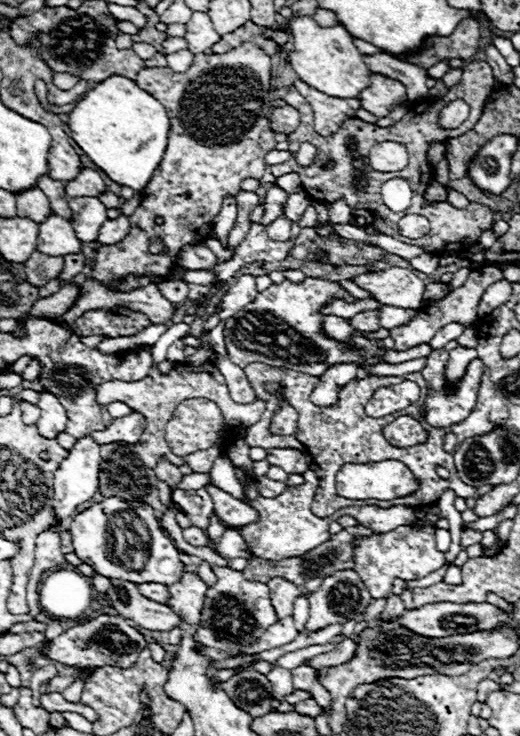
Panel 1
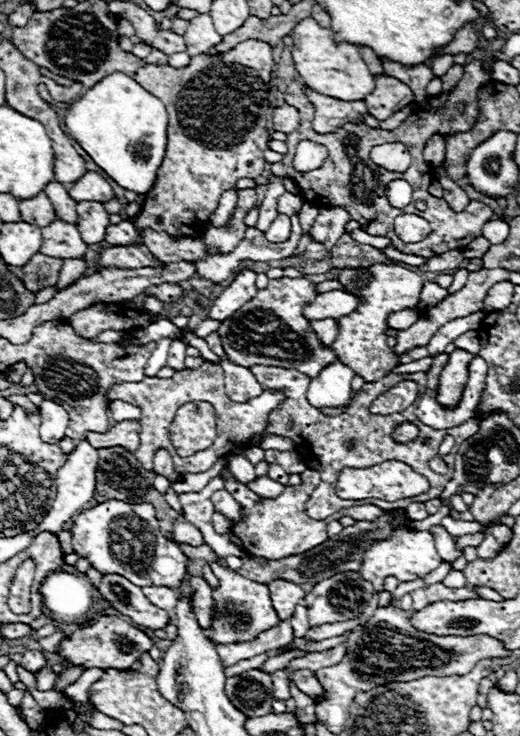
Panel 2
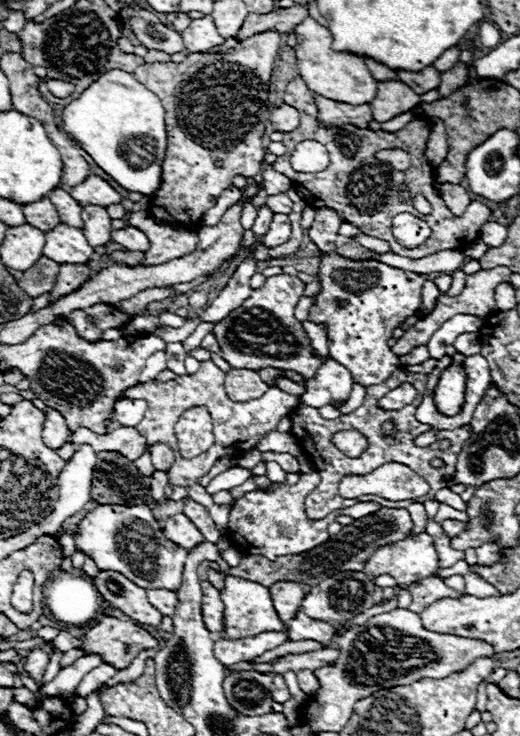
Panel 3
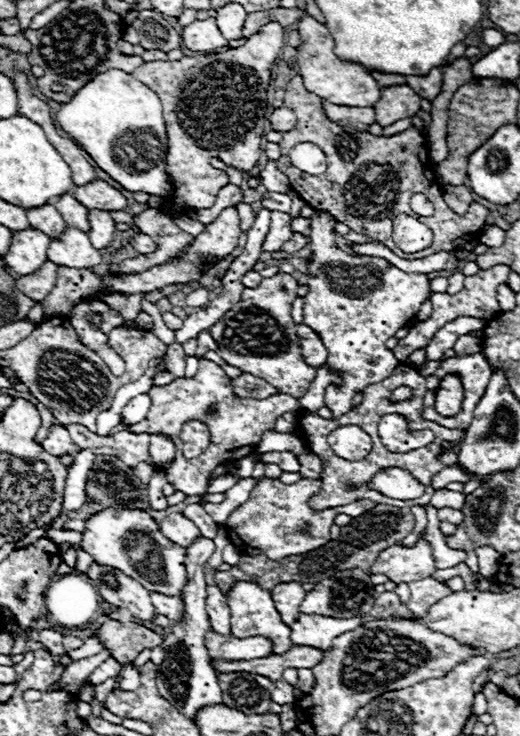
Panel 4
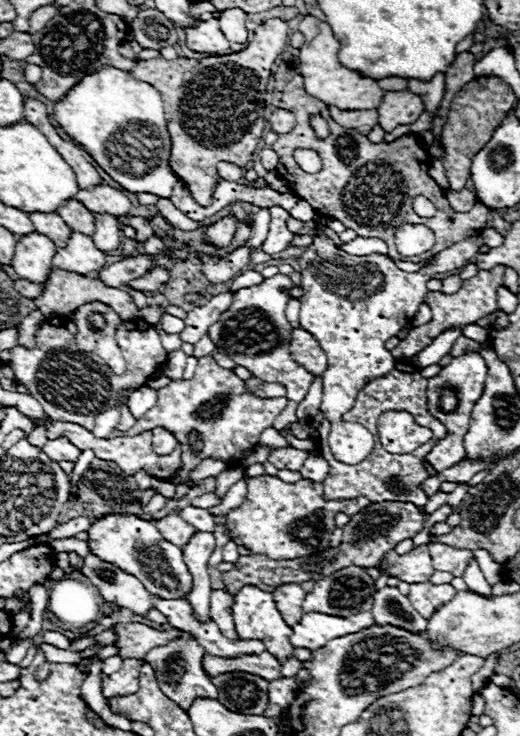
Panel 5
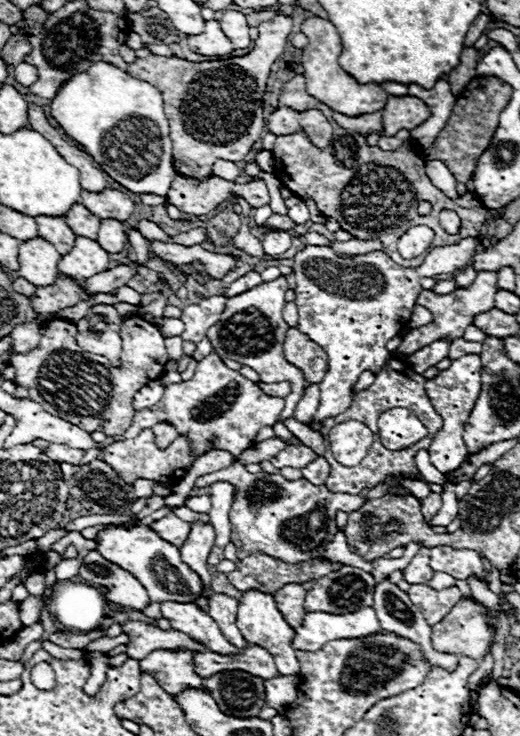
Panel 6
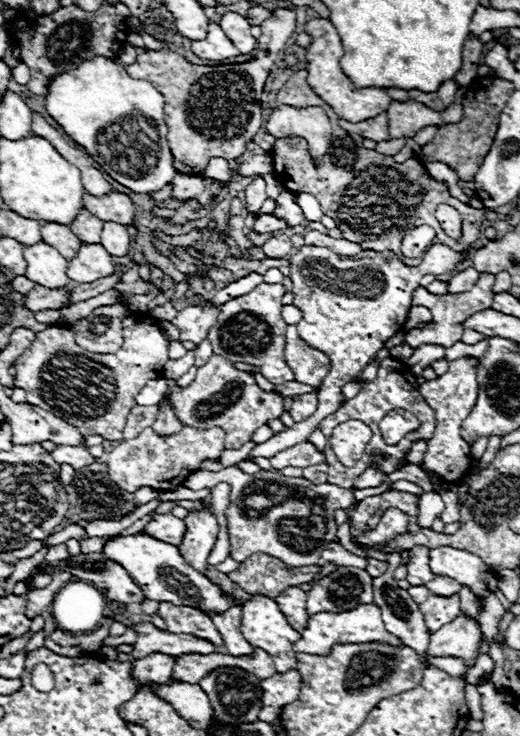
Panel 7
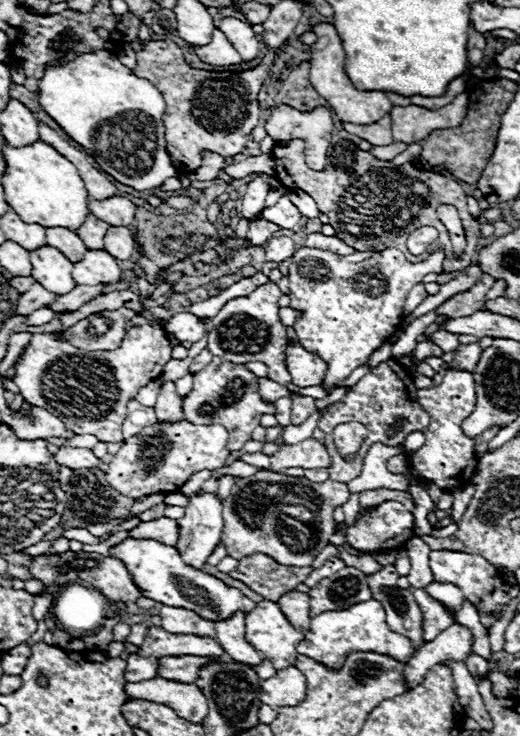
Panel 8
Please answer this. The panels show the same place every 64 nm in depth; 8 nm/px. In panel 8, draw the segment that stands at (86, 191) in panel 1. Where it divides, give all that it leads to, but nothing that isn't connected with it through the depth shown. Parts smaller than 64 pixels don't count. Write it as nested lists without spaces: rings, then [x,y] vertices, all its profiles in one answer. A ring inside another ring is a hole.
[[[112,196],[112,198],[106,198],[106,200],[90,198],[88,210],[96,218],[108,222],[110,226],[130,226],[134,222],[136,206],[124,196]]]

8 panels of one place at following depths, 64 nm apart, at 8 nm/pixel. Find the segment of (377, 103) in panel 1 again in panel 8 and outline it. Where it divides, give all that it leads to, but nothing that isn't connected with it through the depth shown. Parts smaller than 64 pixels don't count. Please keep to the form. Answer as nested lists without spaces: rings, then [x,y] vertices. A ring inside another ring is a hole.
[[[468,92],[456,96],[456,100],[440,110],[428,110],[422,106],[392,106],[392,136],[396,142],[422,142],[432,130],[458,126],[466,116]]]

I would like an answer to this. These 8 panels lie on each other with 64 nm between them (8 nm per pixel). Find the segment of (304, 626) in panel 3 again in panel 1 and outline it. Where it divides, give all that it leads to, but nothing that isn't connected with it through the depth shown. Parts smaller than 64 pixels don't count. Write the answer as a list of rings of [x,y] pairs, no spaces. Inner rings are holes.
[[[302,590],[302,596],[298,596],[294,600],[294,614],[292,616],[296,620],[298,630],[302,630],[304,624],[306,624],[306,620],[308,620],[308,592]]]

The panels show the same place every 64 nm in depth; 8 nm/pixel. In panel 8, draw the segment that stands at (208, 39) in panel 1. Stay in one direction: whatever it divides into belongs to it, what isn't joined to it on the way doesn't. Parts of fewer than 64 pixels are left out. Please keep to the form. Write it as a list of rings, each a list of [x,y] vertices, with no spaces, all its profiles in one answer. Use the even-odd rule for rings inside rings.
[[[214,28],[212,40],[206,46],[196,46],[194,52],[200,56],[202,62],[208,62],[208,64],[226,66],[226,64],[236,64],[242,60],[220,28]]]

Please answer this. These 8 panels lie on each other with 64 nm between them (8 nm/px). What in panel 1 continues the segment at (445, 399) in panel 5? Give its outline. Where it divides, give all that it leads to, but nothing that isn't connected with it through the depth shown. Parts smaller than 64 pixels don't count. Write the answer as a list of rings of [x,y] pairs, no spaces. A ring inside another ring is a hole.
[[[458,346],[454,350],[450,350],[450,360],[448,360],[448,380],[456,382],[460,378],[460,374],[464,374],[466,366],[476,358],[476,350],[474,348],[466,348],[466,346]]]

